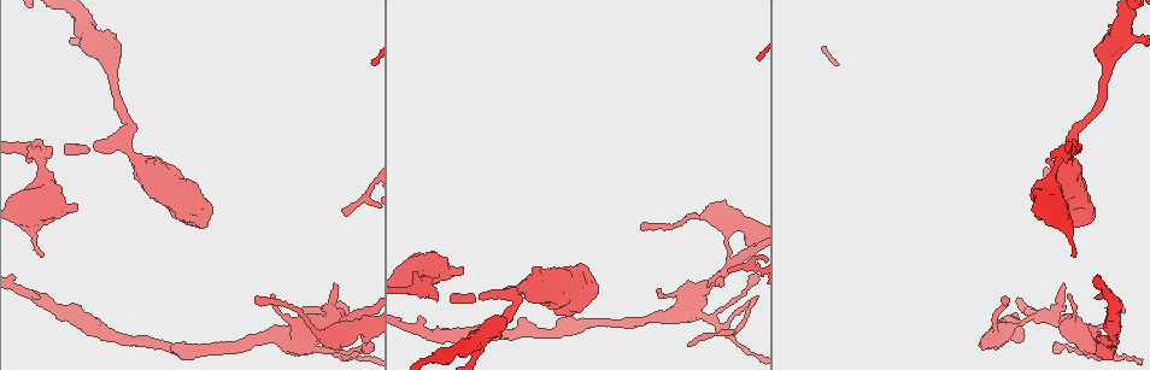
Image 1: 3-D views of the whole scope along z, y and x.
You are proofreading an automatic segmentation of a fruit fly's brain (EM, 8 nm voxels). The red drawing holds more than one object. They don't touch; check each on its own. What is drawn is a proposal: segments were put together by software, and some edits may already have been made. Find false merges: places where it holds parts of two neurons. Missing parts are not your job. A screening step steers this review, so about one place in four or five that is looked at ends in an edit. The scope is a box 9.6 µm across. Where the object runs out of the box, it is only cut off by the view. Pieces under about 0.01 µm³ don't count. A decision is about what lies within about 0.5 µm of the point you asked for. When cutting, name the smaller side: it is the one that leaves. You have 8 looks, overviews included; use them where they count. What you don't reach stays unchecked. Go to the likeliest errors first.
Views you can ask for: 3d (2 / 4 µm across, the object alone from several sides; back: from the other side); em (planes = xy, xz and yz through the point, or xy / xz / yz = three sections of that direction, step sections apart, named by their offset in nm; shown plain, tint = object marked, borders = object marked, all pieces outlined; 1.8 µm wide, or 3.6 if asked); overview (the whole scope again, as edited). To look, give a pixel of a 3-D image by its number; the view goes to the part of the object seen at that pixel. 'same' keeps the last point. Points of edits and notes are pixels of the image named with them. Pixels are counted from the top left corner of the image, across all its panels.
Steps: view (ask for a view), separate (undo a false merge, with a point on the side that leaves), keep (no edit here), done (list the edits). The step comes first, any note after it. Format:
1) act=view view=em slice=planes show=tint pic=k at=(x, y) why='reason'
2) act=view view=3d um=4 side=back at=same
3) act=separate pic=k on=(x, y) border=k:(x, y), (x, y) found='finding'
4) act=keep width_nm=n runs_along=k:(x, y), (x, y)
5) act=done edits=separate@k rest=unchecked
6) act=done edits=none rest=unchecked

act=view view=em slice=yz step=8 show=tint pic=1 at=(709, 319) why='looks like a crossing'

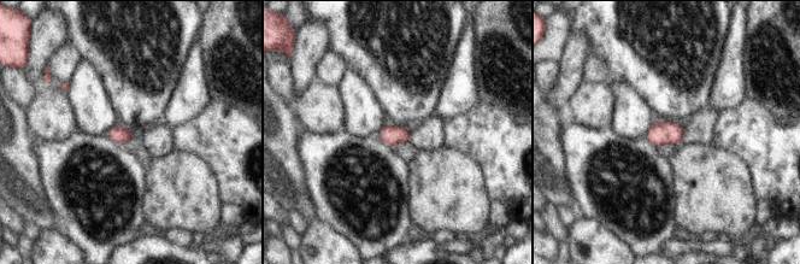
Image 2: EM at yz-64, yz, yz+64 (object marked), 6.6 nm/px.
act=view view=em slice=planes show=borders at=same why='cut it another way'

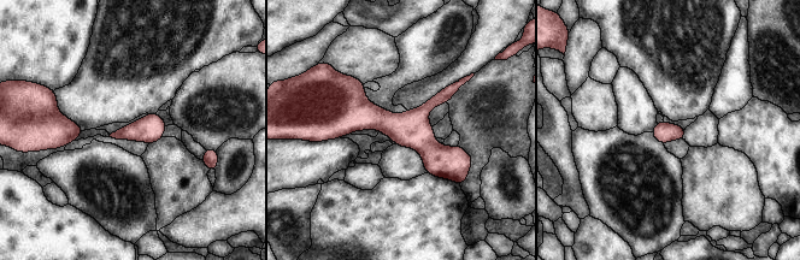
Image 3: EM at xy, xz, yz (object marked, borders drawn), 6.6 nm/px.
act=keep runs_along=3:(329, 126), (383, 120), (469, 158) found='continuous, no second neuron'

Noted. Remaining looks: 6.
act=view view=3d um=4 side=back pic=1 at=(420, 271)

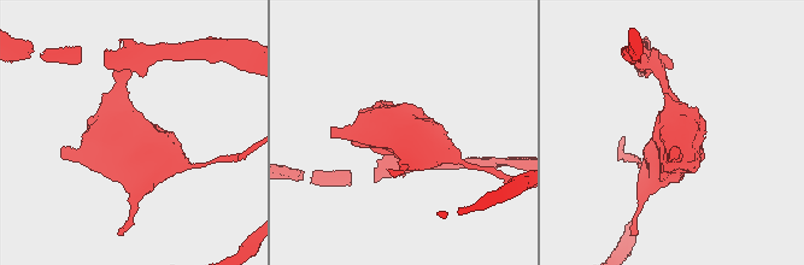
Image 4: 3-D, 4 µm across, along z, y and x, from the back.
act=view view=em um=3.6 slice=planes show=plain pic=4 at=(404, 135)

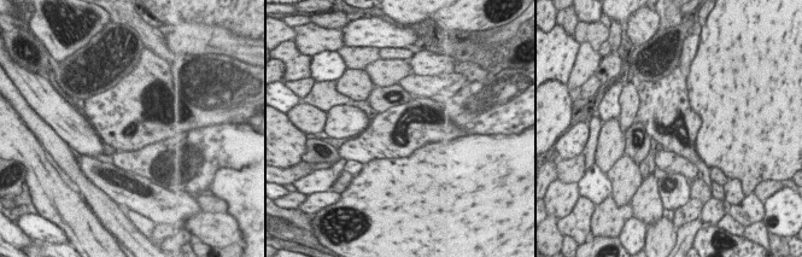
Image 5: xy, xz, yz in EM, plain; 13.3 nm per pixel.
act=view view=em um=3.6 slice=planes show=borders at=same why='what lies round it'

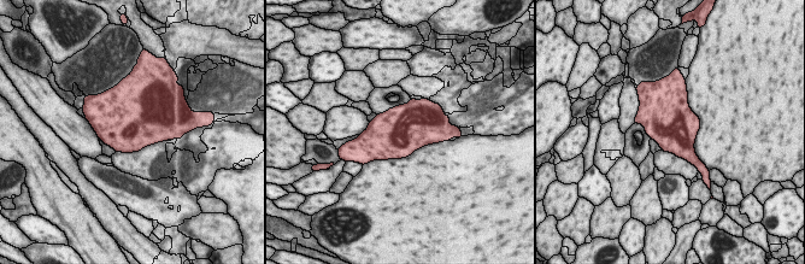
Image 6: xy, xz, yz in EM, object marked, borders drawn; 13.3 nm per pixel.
act=keep found='all the same neuron'

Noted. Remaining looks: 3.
act=view view=3d um=4 pic=1 at=(155, 176) why='calibre changes'

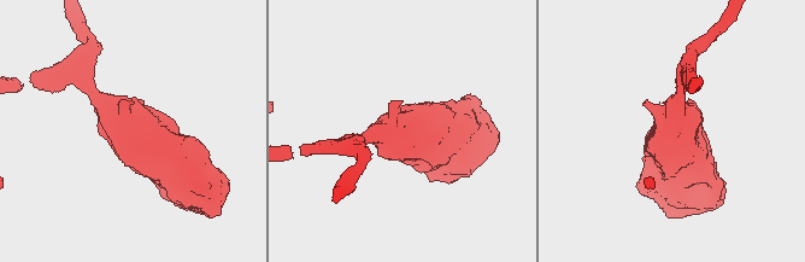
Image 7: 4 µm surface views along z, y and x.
act=view view=em um=3.6 slice=planes show=plain pic=7 at=(399, 135) why='shape alone is not enough'

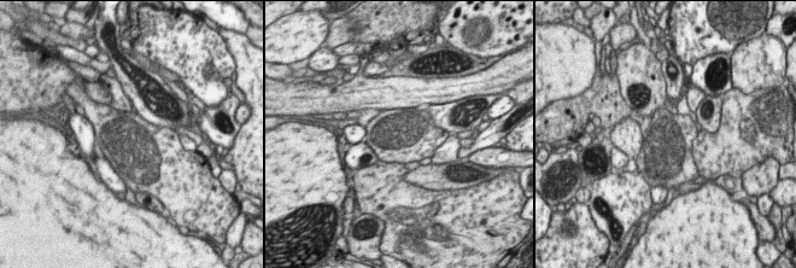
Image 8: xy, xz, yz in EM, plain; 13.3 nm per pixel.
act=view view=em um=3.6 slice=planes show=tint at=same why='where the object lies'

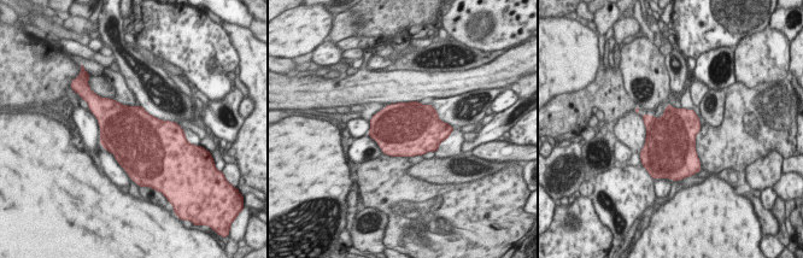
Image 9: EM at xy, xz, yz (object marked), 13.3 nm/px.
act=keep found='all the same neuron'

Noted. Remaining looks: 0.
act=done edits=none rest=unchecked

